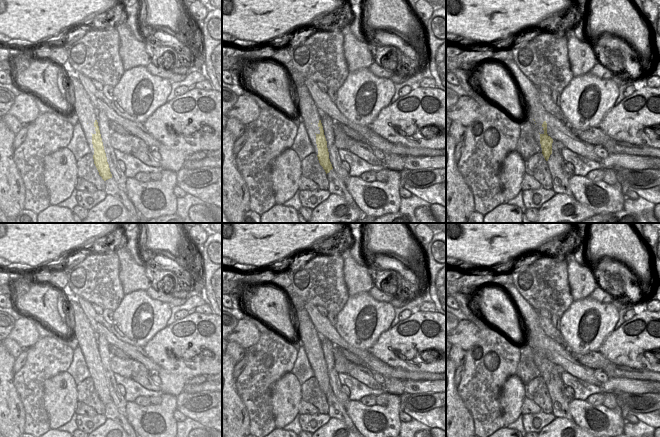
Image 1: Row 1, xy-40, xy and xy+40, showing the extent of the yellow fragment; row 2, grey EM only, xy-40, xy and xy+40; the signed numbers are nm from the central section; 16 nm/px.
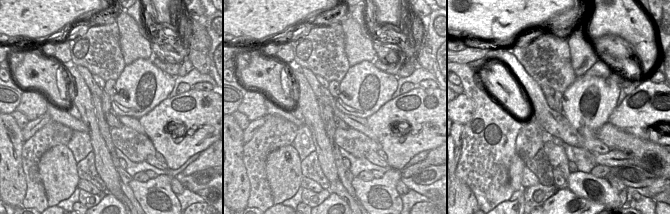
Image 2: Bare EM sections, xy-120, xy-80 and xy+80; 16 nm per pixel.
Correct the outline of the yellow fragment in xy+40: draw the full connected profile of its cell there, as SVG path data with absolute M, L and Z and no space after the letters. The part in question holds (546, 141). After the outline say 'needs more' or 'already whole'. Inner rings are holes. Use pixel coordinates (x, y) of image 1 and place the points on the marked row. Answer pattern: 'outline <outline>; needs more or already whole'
outline M529 109L528 117L526 120L531 123L532 129L533 129L533 137L534 137L536 143L539 145L540 152L543 154L545 160L548 161L550 155L552 154L553 139L547 134L546 121L544 121L542 124L544 133L540 134L536 127L536 123L535 123L533 115L531 113L531 109Z; needs more

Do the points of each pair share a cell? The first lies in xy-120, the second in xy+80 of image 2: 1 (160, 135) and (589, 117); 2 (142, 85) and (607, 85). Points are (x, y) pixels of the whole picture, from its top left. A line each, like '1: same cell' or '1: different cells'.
1: different cells
2: same cell

